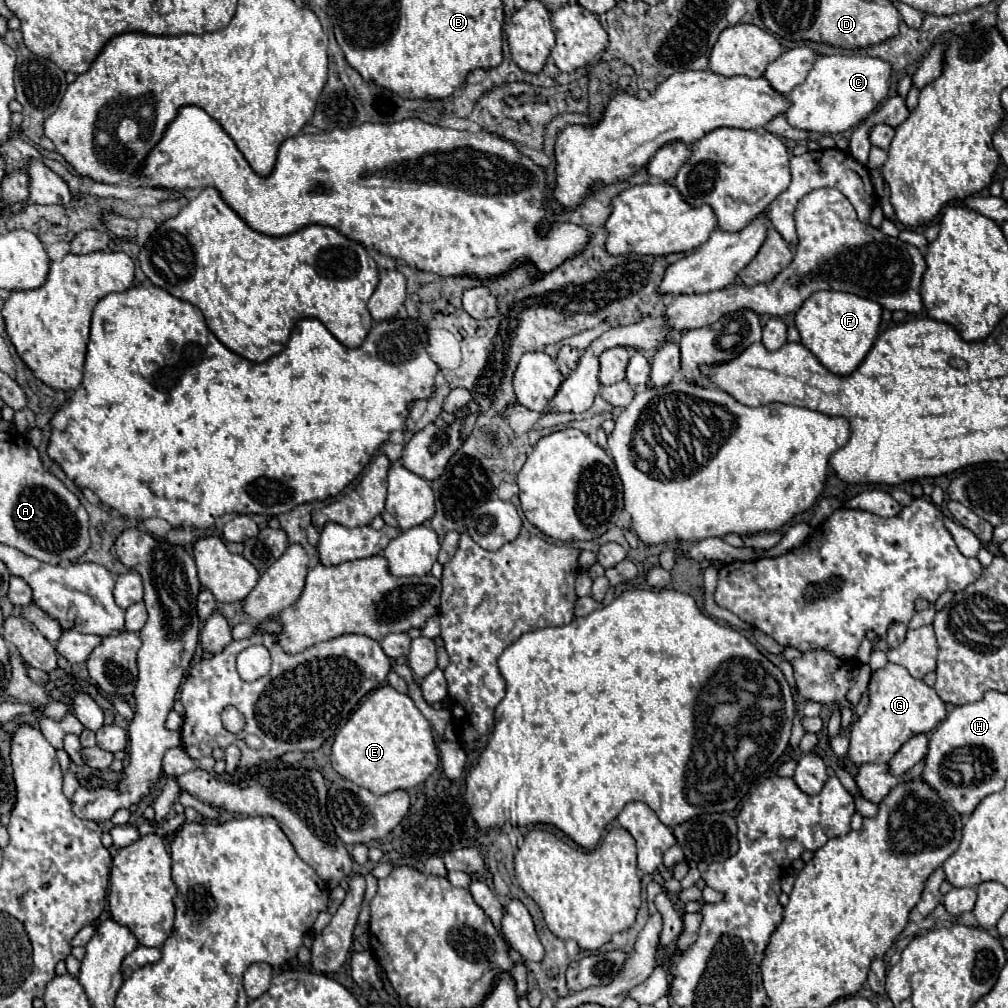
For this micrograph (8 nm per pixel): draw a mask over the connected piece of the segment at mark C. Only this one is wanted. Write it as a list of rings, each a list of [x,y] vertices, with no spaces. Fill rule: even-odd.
[[[822,55],[816,59],[806,81],[798,85],[788,99],[792,107],[784,113],[796,129],[816,133],[844,133],[864,121],[886,99],[890,91],[892,67],[880,57],[866,55]]]

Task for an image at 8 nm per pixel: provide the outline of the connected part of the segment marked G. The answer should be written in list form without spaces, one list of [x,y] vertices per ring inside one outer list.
[[[888,663],[870,677],[870,703],[866,713],[852,723],[850,753],[848,757],[856,763],[888,763],[892,755],[918,733],[928,733],[940,725],[946,717],[946,703],[938,697],[934,687],[922,679],[914,679],[904,667]]]

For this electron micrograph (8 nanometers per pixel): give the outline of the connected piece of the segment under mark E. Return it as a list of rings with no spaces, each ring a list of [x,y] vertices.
[[[382,685],[382,687],[374,689],[372,693],[368,693],[364,697],[362,705],[354,711],[354,715],[351,715],[350,719],[336,731],[330,761],[332,761],[334,771],[338,771],[344,779],[372,791],[374,795],[386,795],[396,789],[410,791],[412,787],[422,785],[426,781],[426,777],[438,765],[438,749],[434,743],[432,727],[430,727],[428,719],[418,711],[414,701],[404,693],[398,693],[390,685]]]

